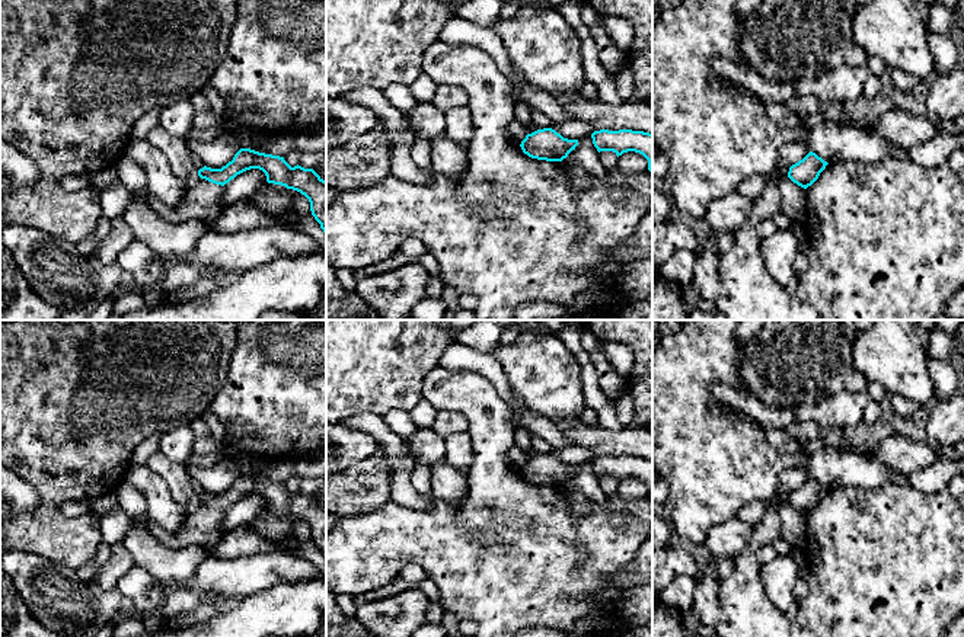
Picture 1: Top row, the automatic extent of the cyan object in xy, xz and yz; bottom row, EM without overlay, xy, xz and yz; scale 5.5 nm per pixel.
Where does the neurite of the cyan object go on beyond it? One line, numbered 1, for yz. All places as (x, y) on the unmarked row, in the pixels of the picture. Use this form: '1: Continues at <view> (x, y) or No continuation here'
1: No continuation here

